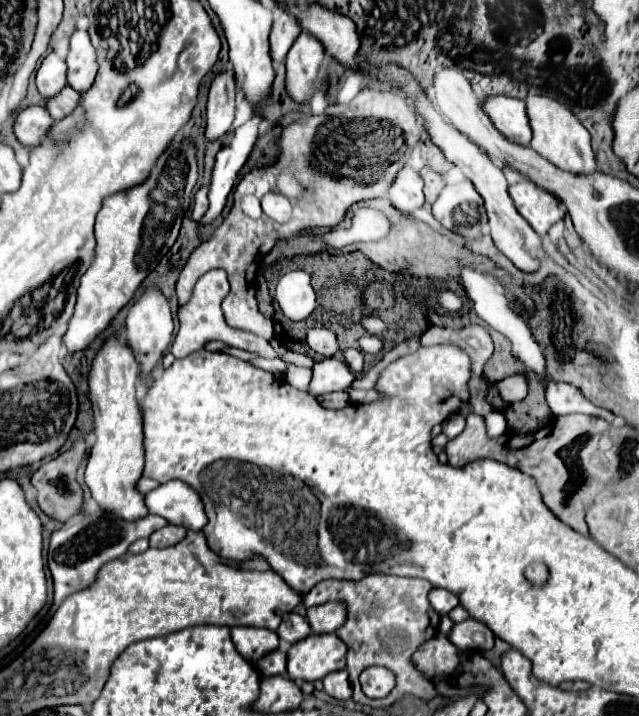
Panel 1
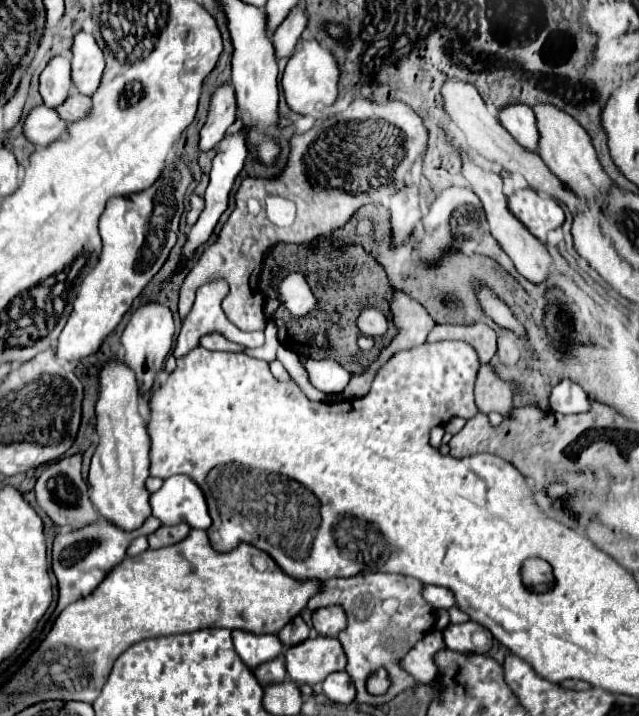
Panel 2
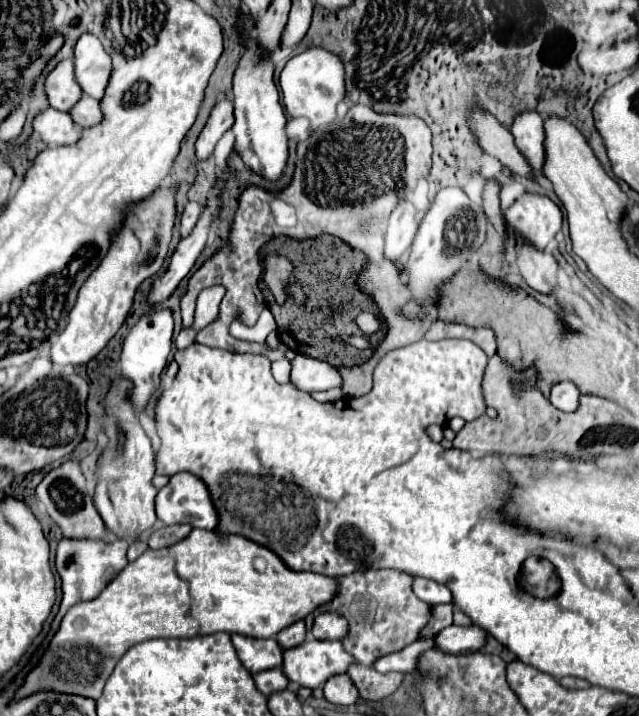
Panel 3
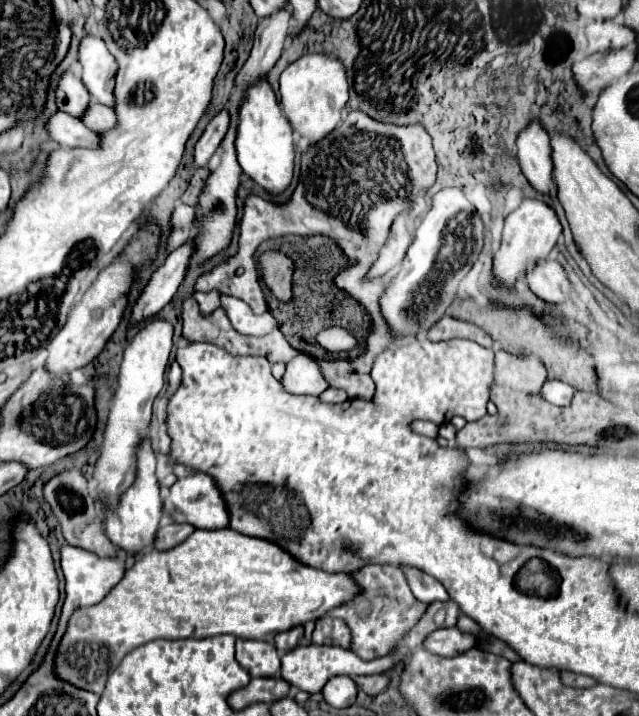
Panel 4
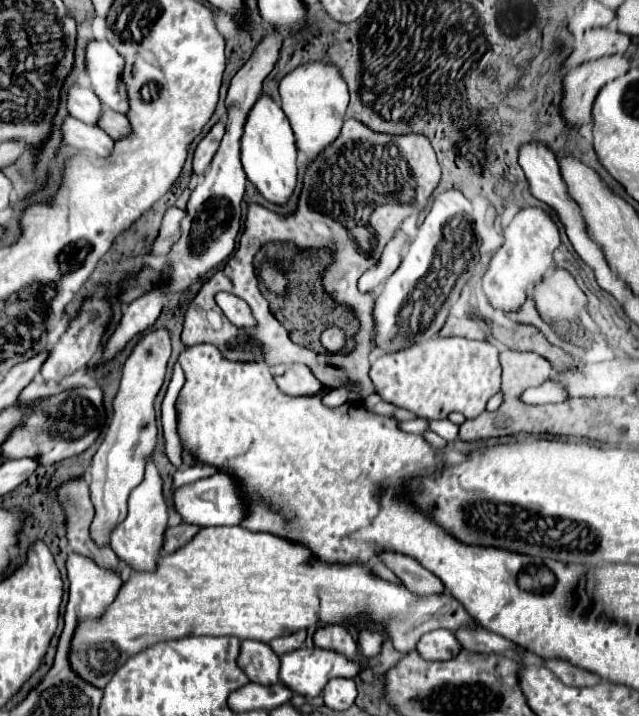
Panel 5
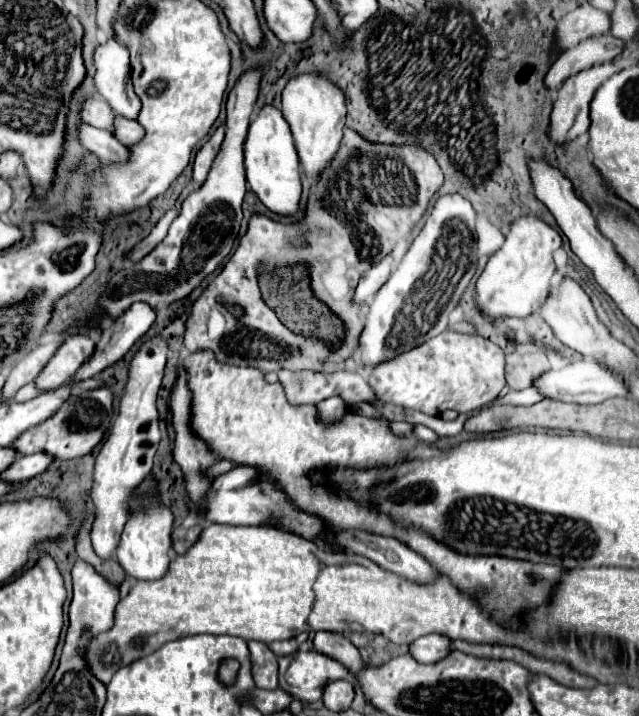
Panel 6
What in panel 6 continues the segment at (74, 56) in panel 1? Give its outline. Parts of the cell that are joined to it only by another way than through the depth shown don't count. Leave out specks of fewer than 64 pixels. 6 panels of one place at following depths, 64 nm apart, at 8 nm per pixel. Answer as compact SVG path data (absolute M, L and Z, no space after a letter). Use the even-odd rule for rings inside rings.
M110 40L108 44L96 48L94 64L94 80L100 96L108 100L108 104L118 116L136 120L140 112L140 98L132 88L132 66L128 48L116 40Z

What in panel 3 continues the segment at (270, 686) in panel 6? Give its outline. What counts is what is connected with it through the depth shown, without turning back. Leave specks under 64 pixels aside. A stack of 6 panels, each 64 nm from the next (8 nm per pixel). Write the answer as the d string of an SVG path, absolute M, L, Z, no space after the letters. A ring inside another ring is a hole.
M234 634L232 640L242 666L250 674L258 674L258 672L282 666L282 650L274 638L256 640L256 638Z

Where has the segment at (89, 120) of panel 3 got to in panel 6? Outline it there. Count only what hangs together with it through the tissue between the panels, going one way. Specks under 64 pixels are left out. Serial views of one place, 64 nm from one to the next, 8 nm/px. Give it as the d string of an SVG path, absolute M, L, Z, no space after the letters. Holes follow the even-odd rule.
M116 118L116 126L114 126L114 136L126 144L126 146L132 146L132 144L138 144L144 136L144 128L140 128L140 124L136 120L126 120L126 118Z

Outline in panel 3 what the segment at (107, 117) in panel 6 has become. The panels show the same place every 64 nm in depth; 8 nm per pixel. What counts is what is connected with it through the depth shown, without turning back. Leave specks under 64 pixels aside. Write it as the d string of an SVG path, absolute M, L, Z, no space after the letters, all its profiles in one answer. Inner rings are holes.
M70 60L60 62L46 78L46 94L50 100L50 106L62 112L70 112L72 106L80 102L84 96L80 92L80 84L76 84L74 78L74 66Z

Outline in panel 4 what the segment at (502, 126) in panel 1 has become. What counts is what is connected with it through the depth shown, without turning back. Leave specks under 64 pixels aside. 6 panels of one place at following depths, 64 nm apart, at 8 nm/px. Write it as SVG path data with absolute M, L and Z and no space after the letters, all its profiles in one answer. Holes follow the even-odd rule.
M530 124L524 132L520 132L516 144L518 164L532 188L540 194L556 198L556 180L552 180L550 136L538 124Z

